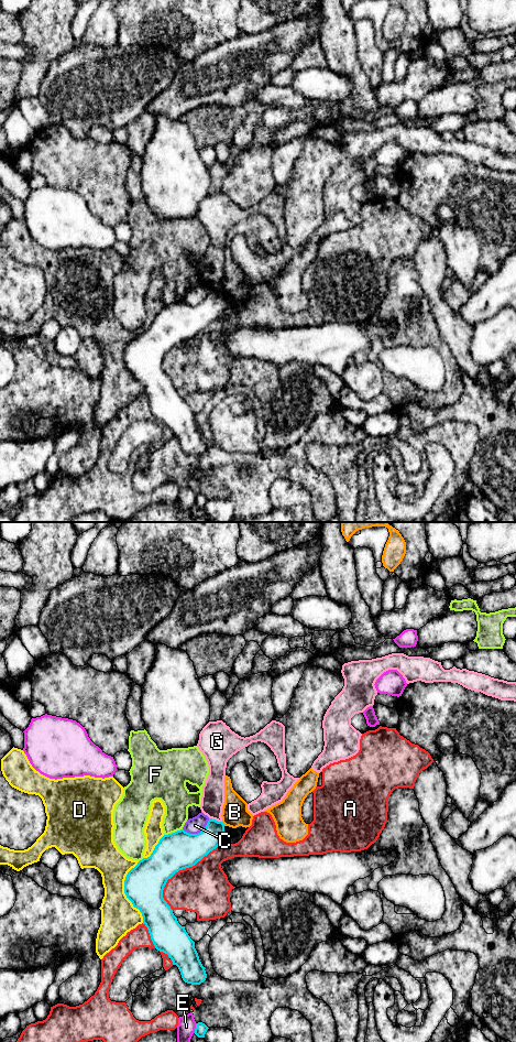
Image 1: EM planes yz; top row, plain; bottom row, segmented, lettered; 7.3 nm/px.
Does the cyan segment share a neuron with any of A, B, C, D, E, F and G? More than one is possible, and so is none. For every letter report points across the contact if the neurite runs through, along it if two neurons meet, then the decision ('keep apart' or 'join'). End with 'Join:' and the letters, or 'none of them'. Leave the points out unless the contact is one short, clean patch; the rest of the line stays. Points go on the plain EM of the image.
A: keep apart
B: along yz (221, 293), (224, 296) | keep apart
C: keep apart
D: keep apart
E: keep apart
F: keep apart
G: along yz (209, 289), (221, 293) | keep apart
Join: none of them

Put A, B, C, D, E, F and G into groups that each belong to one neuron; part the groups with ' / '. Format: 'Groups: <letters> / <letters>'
Groups: A / B / C / D / E / F / G

